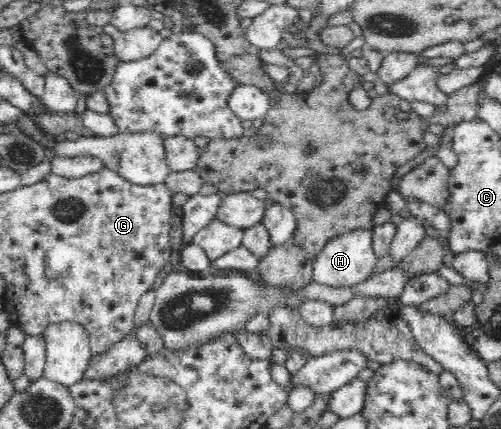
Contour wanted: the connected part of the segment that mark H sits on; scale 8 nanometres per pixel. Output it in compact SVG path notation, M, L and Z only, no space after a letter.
M357 229L330 239L313 259L313 281L324 286L354 286L374 272L378 257L373 251L373 230Z

